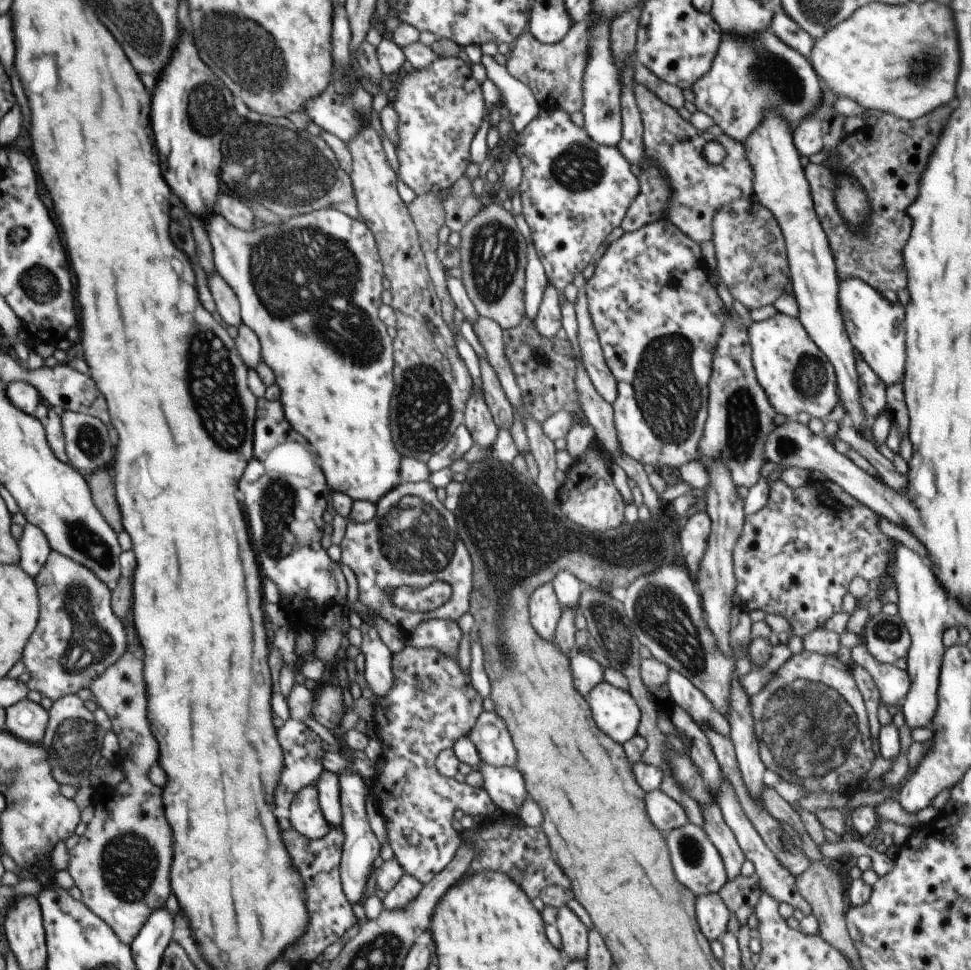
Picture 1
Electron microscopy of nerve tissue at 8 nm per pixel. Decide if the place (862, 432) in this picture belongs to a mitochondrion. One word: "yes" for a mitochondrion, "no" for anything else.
no

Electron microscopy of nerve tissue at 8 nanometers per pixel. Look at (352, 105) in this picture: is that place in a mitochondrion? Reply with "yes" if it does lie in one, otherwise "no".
no

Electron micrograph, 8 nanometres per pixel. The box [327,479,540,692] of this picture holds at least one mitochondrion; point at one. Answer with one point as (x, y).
(416, 537)

